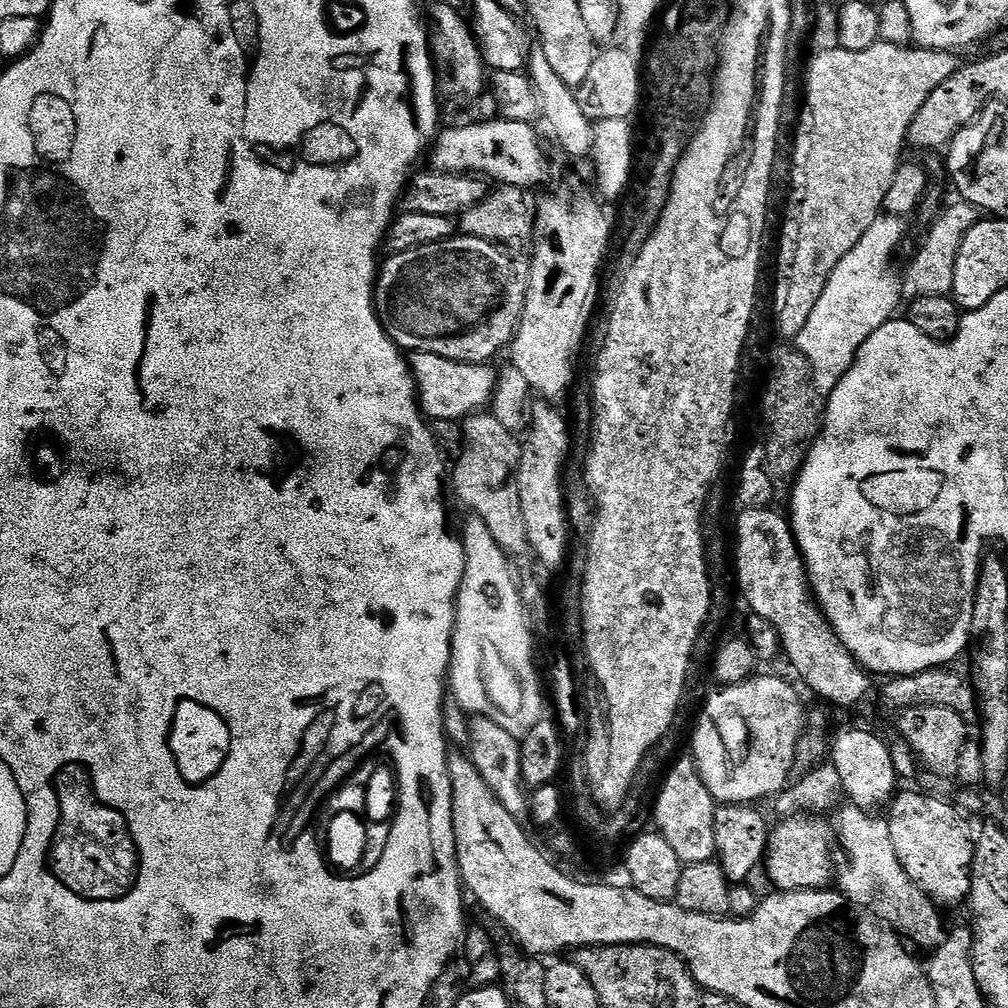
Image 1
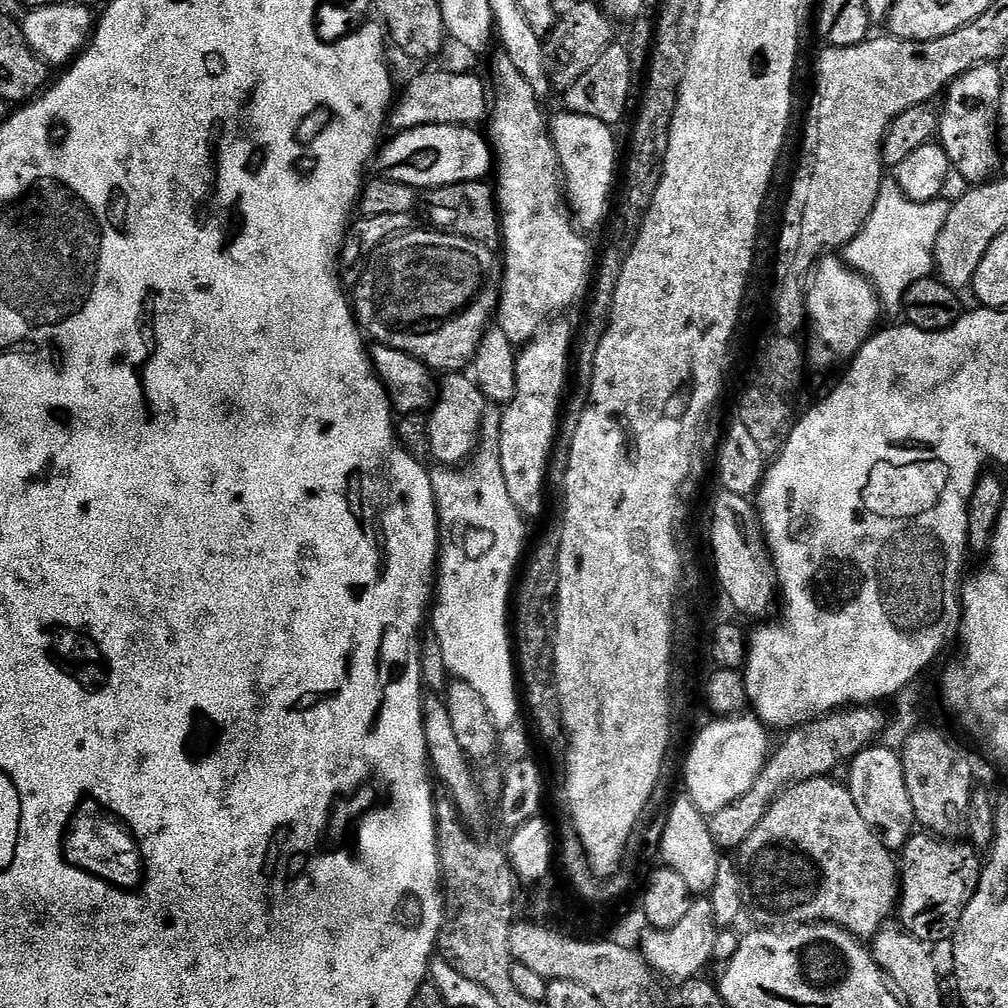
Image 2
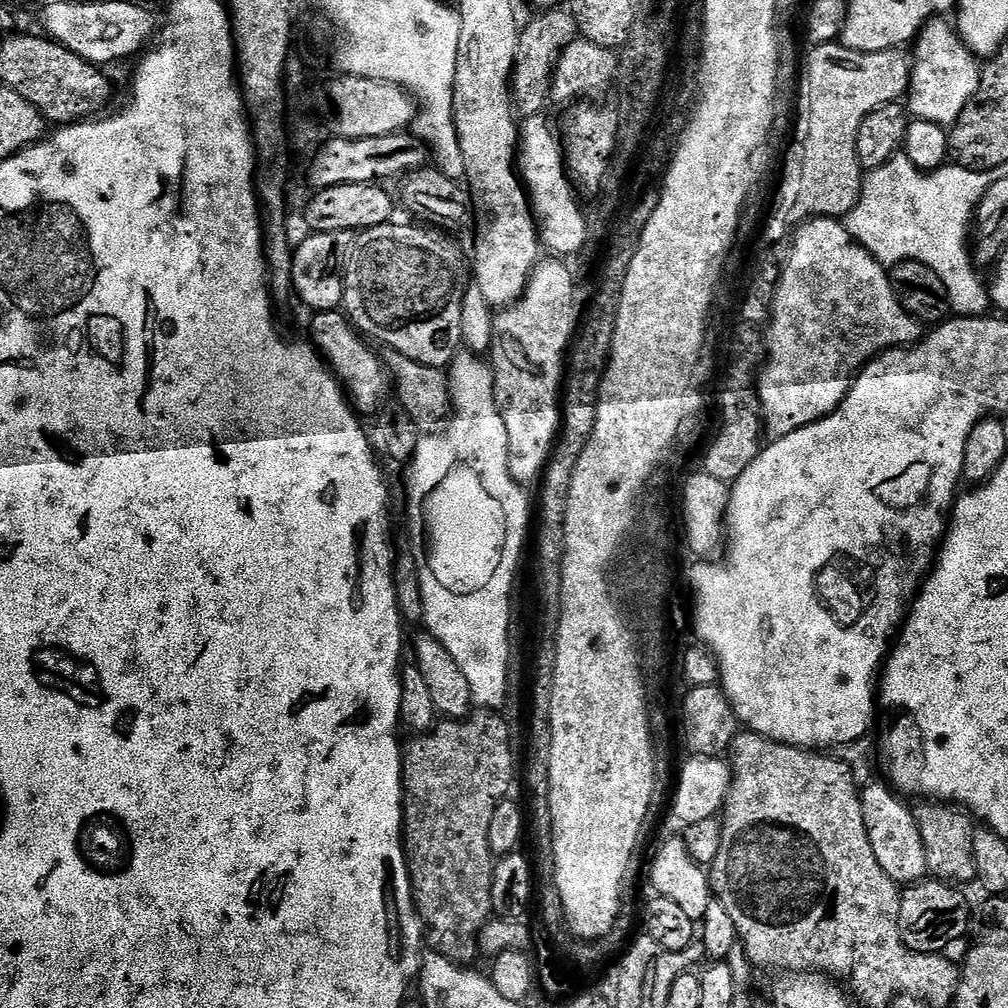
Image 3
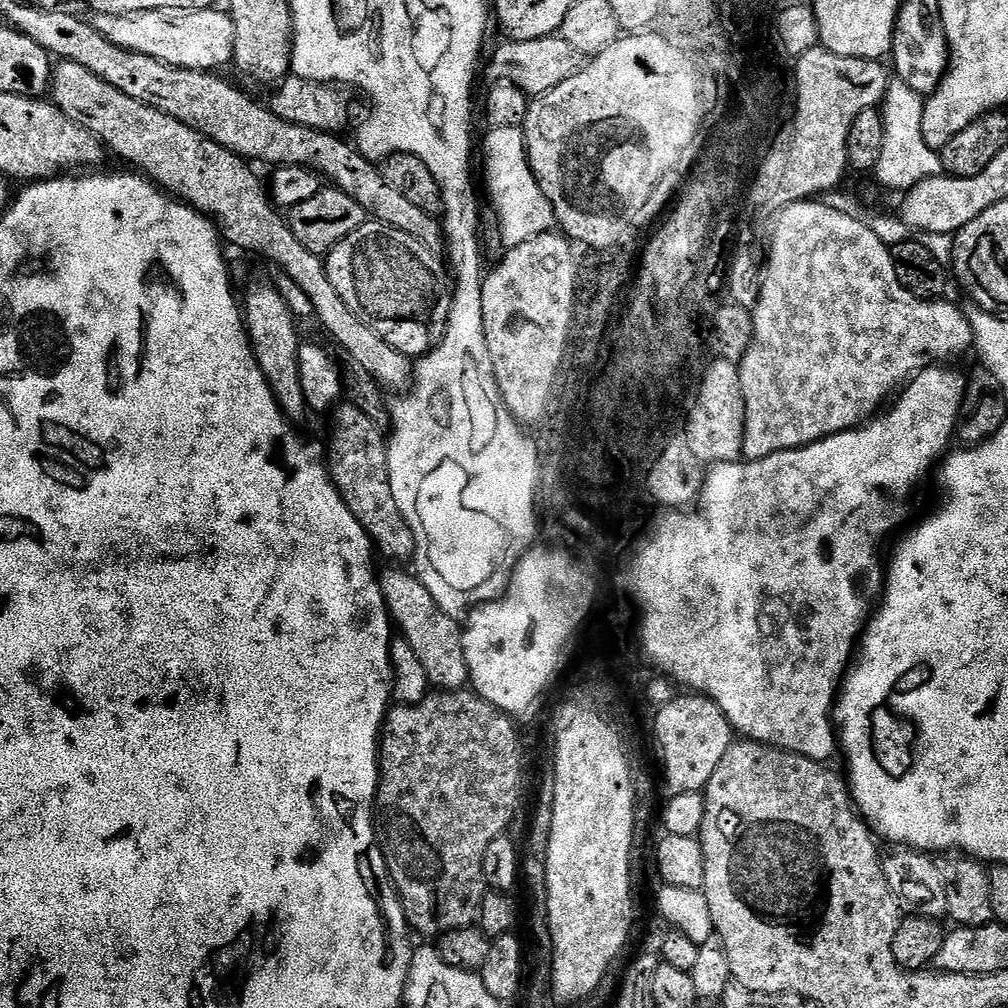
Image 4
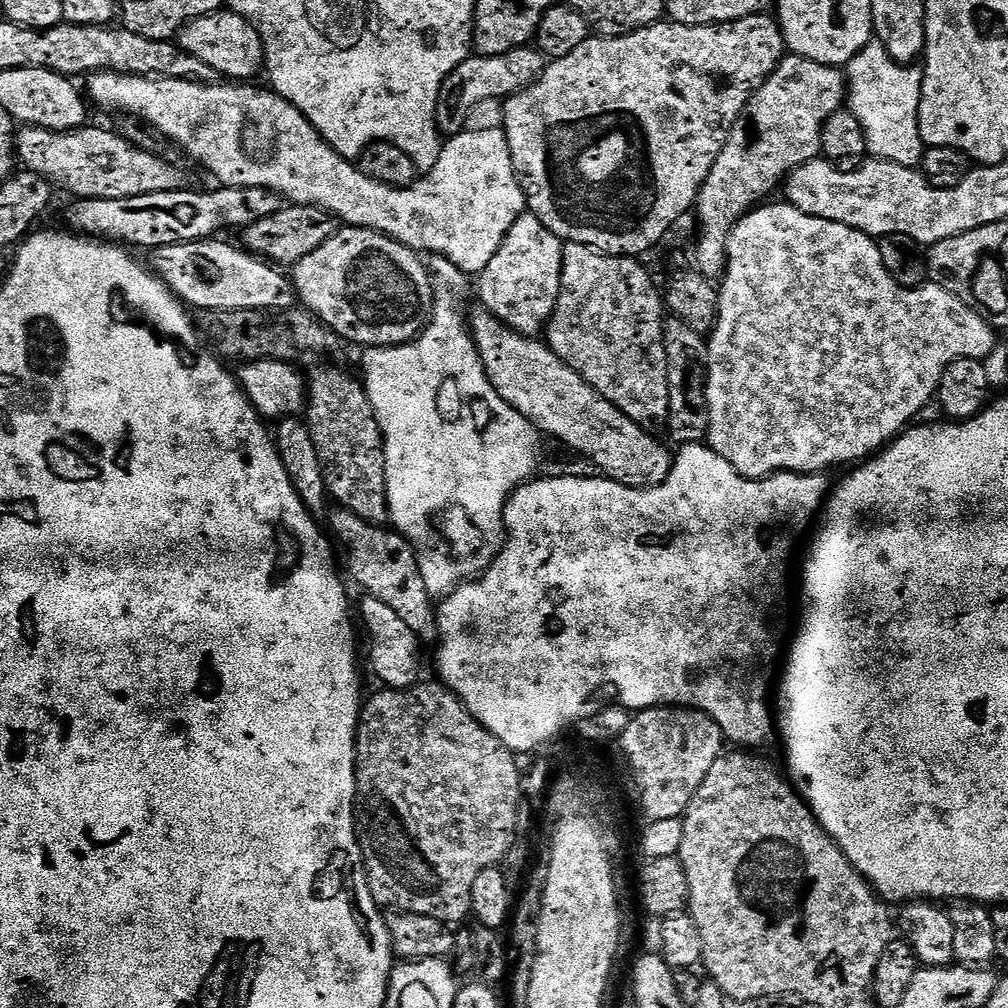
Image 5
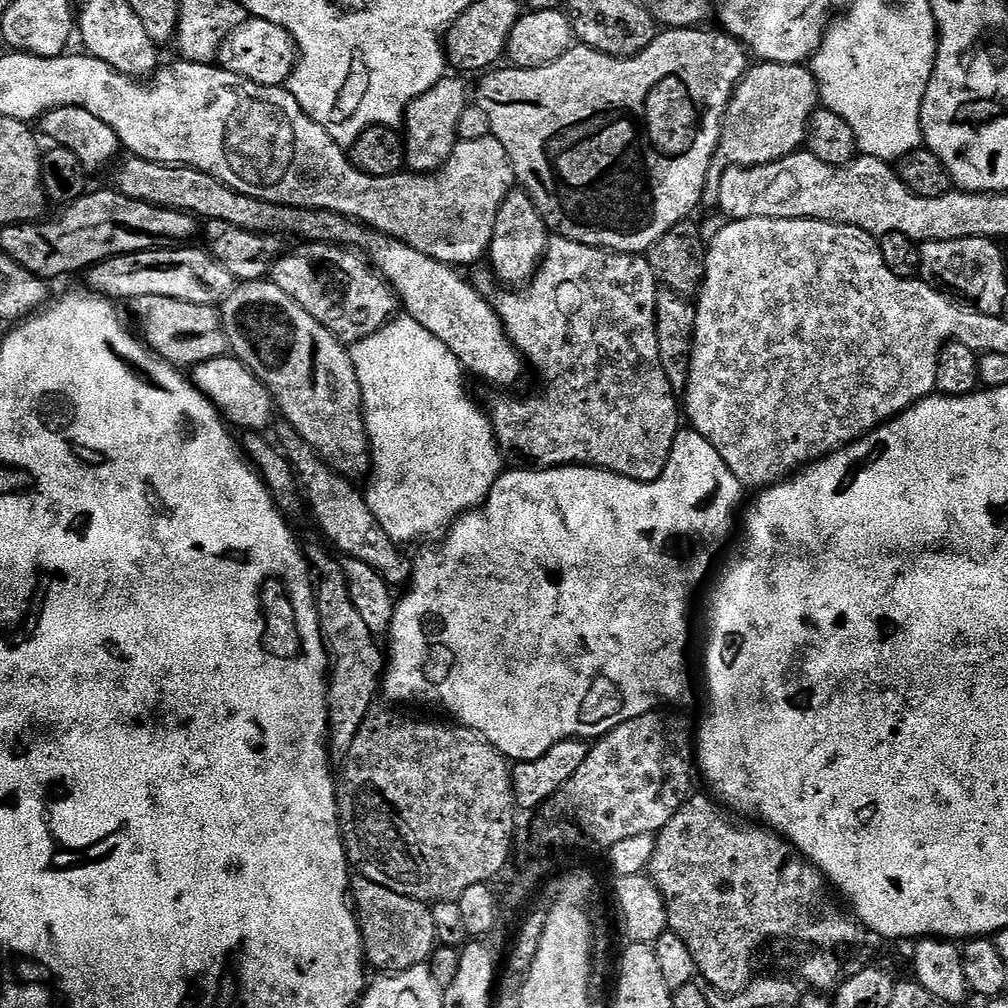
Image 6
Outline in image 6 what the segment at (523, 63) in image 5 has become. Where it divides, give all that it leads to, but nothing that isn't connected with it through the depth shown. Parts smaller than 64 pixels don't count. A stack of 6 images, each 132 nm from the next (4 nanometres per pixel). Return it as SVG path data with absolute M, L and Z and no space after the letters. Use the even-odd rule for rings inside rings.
M456 74L445 75L426 94L414 98L404 112L404 163L413 173L431 174L443 168L457 146L460 119L470 103L470 88L459 79L463 80Z

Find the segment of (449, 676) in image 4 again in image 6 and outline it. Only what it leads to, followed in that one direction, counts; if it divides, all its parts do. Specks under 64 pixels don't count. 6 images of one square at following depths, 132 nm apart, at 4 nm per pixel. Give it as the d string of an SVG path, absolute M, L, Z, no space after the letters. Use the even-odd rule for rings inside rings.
M281 423L280 440L283 451L288 461L292 463L292 469L296 472L302 492L308 495L312 503L312 512L320 523L320 528L332 539L331 547L337 553L345 552L345 557L366 562L389 586L407 585L413 570L413 565L404 561L401 545L382 530L382 526L374 518L367 499L356 493L356 488L351 479L340 476L333 468L328 467L317 456L315 450L293 430L288 423Z

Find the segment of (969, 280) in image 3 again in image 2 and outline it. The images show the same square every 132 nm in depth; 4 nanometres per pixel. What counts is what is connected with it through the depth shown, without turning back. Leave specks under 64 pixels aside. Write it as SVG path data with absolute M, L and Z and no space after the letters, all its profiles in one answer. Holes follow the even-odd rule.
M885 179L870 218L866 218L862 230L843 248L844 263L875 288L885 309L899 309L906 290L914 282L933 275L938 234L948 217L949 205L944 203L943 199L931 200L929 204L914 202L902 194L895 179Z

